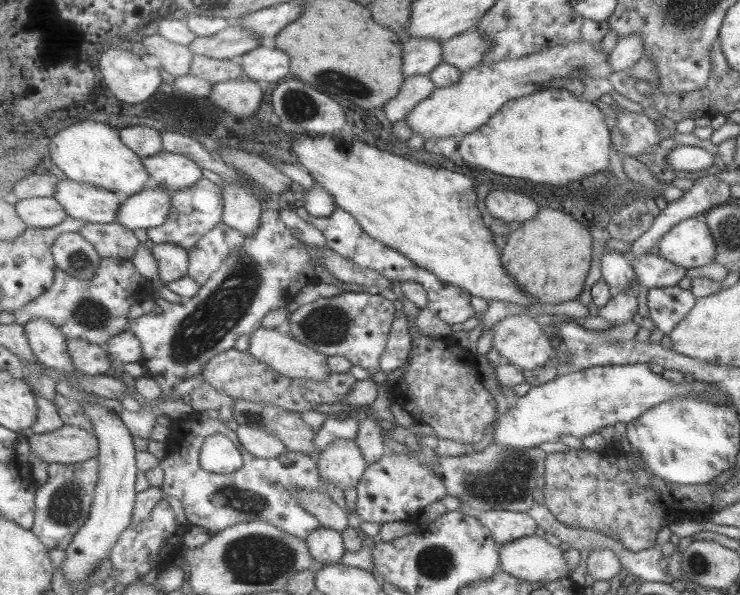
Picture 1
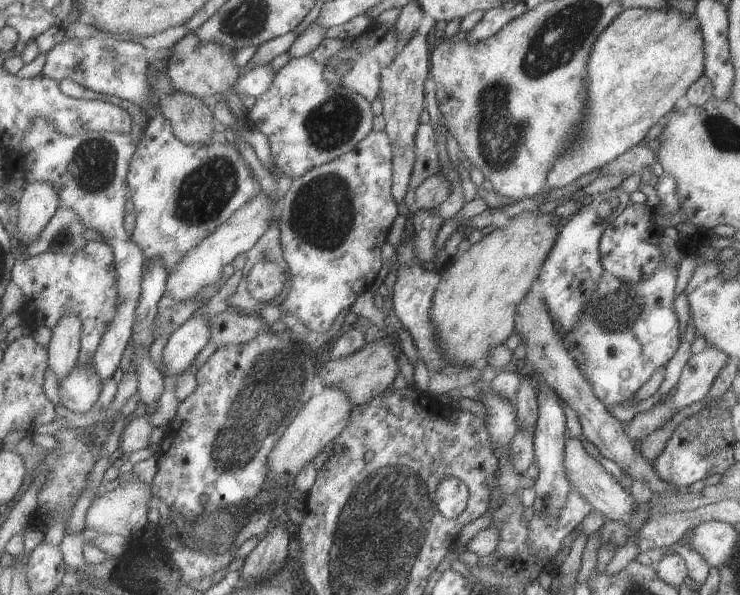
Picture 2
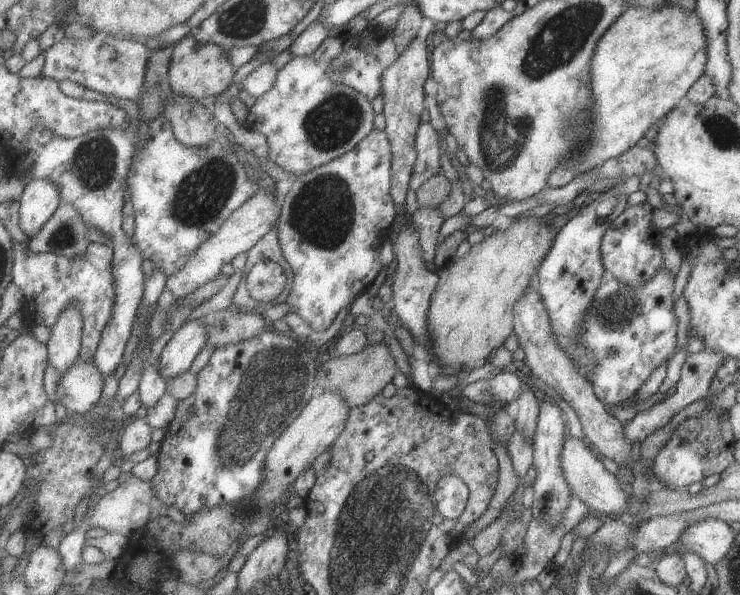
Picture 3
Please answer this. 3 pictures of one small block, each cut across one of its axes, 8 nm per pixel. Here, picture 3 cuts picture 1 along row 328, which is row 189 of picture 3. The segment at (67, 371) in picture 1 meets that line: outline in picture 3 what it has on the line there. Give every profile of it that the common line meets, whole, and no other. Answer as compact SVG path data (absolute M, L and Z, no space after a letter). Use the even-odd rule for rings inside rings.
M33 179L20 198L20 225L28 239L46 225L62 203L62 190L51 179Z

